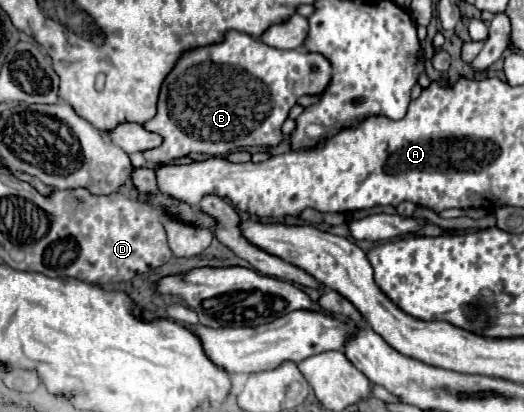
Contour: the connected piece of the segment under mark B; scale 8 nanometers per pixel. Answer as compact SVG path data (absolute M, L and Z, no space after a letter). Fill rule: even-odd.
M228 30L222 42L186 50L164 78L158 112L144 124L164 138L156 150L146 150L148 162L166 162L188 154L224 156L236 148L278 146L280 126L304 94L320 92L330 78L330 66L320 54L278 50L250 34Z

